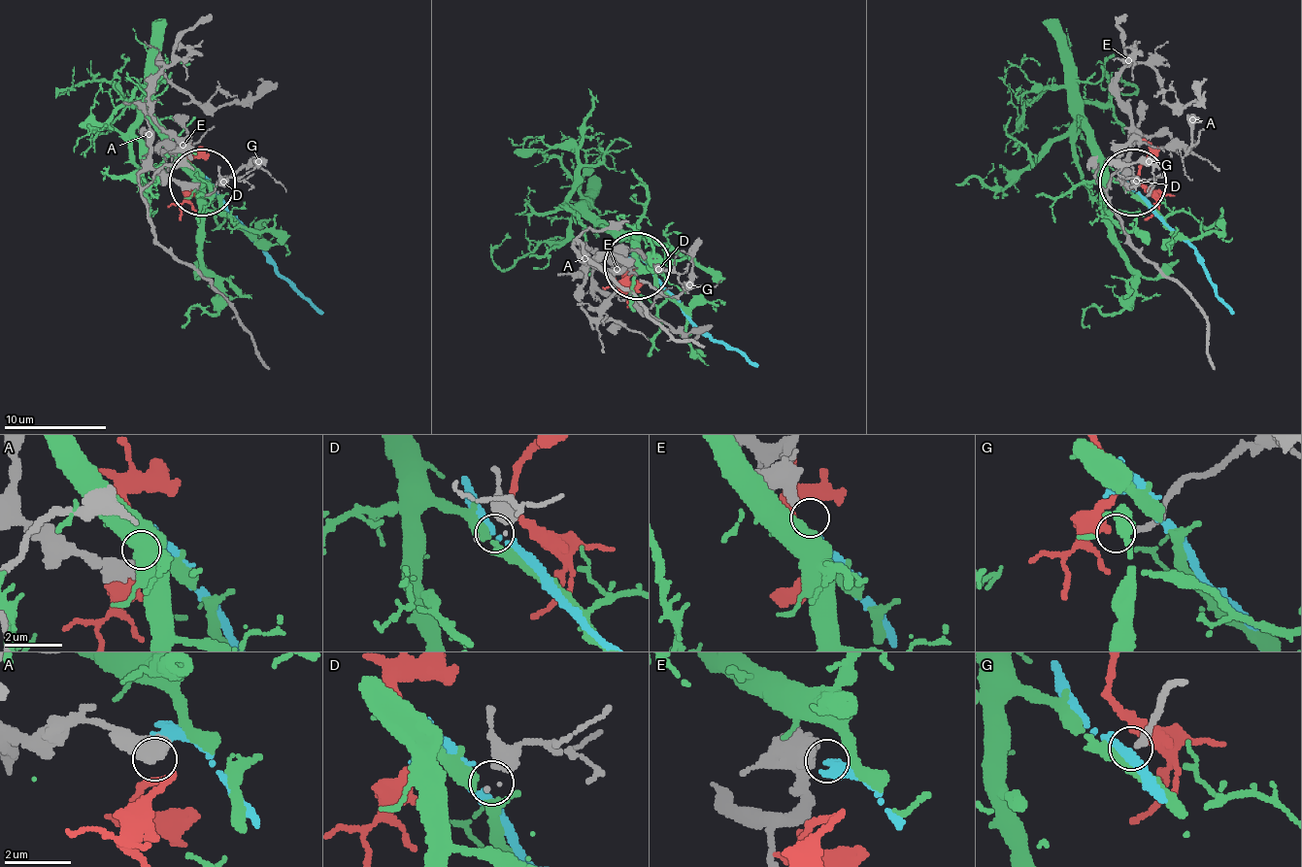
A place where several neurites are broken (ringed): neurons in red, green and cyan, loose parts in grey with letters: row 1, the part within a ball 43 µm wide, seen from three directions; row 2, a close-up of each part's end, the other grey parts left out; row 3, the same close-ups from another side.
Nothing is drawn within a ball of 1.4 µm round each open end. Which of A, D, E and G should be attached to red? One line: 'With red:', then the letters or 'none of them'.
With red: A

